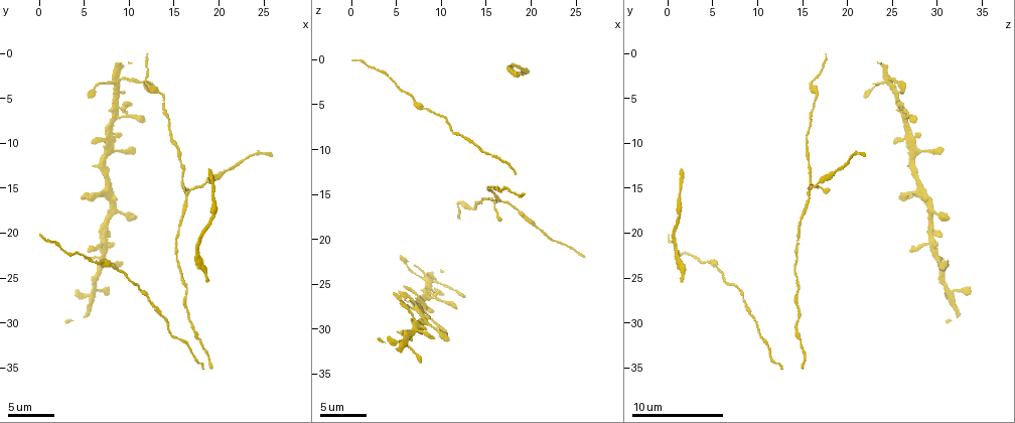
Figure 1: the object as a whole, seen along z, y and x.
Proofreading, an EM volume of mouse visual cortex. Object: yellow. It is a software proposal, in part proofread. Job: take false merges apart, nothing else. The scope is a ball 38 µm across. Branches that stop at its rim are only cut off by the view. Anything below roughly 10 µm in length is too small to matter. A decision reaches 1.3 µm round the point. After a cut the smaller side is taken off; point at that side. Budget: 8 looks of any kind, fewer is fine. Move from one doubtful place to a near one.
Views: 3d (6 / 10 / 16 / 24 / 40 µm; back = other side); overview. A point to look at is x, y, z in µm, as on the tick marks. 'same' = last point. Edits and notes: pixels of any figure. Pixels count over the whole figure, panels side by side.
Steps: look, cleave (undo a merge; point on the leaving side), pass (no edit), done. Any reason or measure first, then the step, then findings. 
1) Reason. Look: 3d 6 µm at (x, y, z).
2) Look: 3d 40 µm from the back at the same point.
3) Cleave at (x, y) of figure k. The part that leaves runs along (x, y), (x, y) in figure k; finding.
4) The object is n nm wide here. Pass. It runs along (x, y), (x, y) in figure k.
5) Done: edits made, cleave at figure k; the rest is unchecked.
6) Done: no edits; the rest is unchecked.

Look: 3d 6 µm at (16.4, 26.6, 14.4).

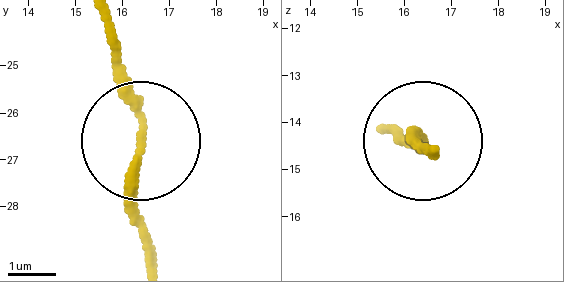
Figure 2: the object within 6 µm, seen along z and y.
Other side. Look: 3d 6 µm from the back at the same point.

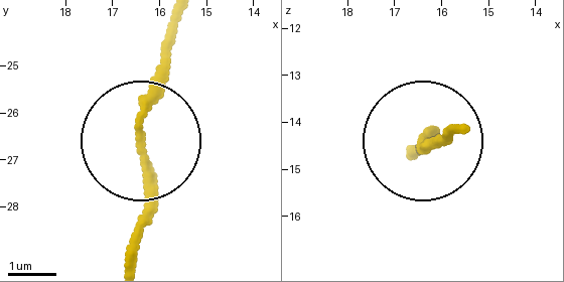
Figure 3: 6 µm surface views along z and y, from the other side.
Pass. It runs along (459, 126), (411, 149) in figure 3; continuous, no second neuron.

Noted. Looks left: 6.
Calibre changes. Look: 3d 6 µm at (13.8, 4.8, 16.4).

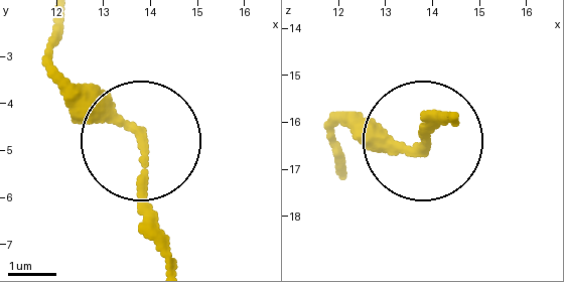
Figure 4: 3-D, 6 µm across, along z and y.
Pass. It runs along (166, 258), (138, 138), (49, 57) in figure 4; all the same neuron.

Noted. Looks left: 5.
Three arms meet. Look: 3d 6 µm at (16.2, 15.4, 15.8).

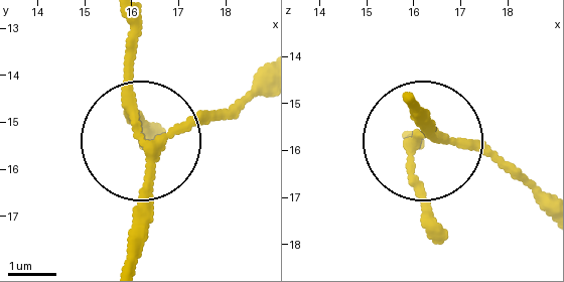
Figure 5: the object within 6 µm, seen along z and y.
The object is 170 nm wide here. Pass. One neuron here.

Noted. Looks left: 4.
Look: 3d 10 µm at (10.4, 25.8, 6.6).

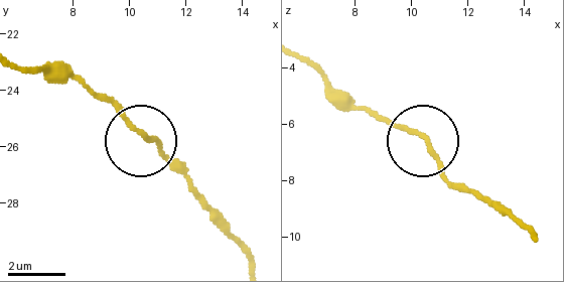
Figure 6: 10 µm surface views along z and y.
The object is 150 nm wide here. Pass. All the same neuron.

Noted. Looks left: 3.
Done: no edits; the rest is unchecked.

